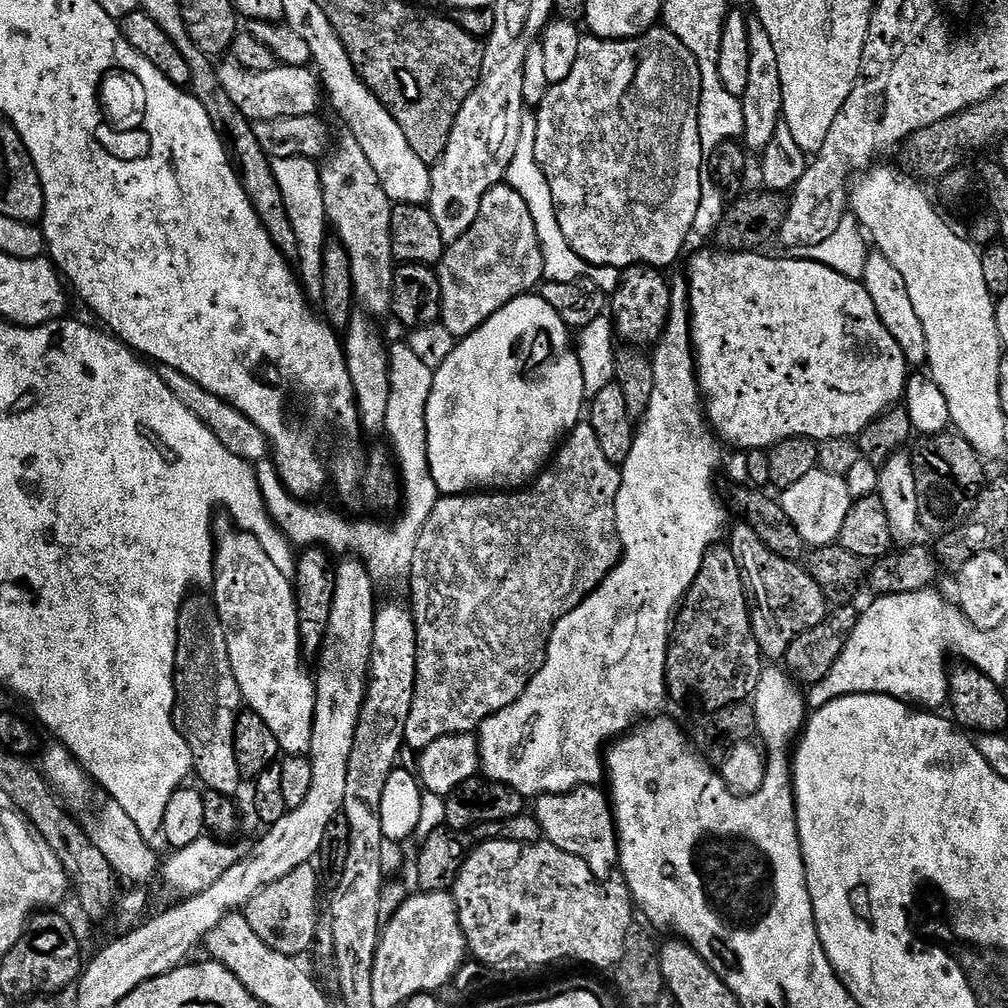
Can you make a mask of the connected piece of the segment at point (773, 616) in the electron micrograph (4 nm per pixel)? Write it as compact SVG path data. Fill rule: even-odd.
M740 522L732 532L730 547L740 563L740 572L744 575L744 587L748 593L748 606L752 614L752 629L754 638L758 642L761 653L769 661L779 661L786 654L790 642L798 638L798 634L806 634L806 630L814 630L818 622L827 618L830 611L830 602L824 597L824 592L809 575L807 567L801 566L797 561L787 560L774 554L762 543L752 542L747 548L748 540L752 536L752 528Z

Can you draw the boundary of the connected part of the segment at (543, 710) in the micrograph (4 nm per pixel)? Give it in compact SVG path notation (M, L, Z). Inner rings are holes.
M683 275L674 278L672 276L670 285L672 296L670 298L668 325L665 326L660 340L650 352L652 369L654 370L654 394L650 394L650 406L646 406L643 416L639 417L638 423L635 425L632 449L630 454L622 460L622 467L620 468L620 489L616 499L616 529L620 535L622 549L620 563L612 569L612 572L599 588L595 588L575 610L566 614L556 623L552 635L548 637L548 656L544 660L545 668L531 679L523 694L510 706L500 710L498 714L484 719L476 732L481 773L489 780L502 782L504 785L518 790L520 796L525 798L535 798L542 795L561 796L564 792L584 789L588 785L603 785L606 780L605 745L625 735L641 718L655 717L663 709L660 707L663 706L664 700L666 701L668 696L668 685L664 682L665 675L663 672L665 635L673 627L674 617L677 615L684 596L695 581L695 576L702 566L703 556L718 540L716 535L720 532L720 504L716 501L716 488L712 485L712 479L715 478L716 467L720 464L721 445L718 443L716 433L712 431L709 425L700 395L700 381L696 378L696 358L692 347L692 321L688 306L688 281Z

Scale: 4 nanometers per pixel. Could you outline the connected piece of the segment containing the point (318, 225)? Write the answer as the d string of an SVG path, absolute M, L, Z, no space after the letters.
M295 157L278 159L272 163L272 173L275 181L278 182L284 209L299 246L299 256L296 262L301 283L305 286L309 297L319 297L322 291L320 284L322 253L328 236L326 235L326 232L328 234L328 221L321 192L319 167L313 159Z

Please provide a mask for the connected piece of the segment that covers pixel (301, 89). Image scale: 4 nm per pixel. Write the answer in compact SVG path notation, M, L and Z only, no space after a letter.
M236 64L219 65L220 88L226 90L230 102L250 122L311 116L322 102L322 85L317 73L311 67L292 68L275 66L264 68L261 72L251 72Z

